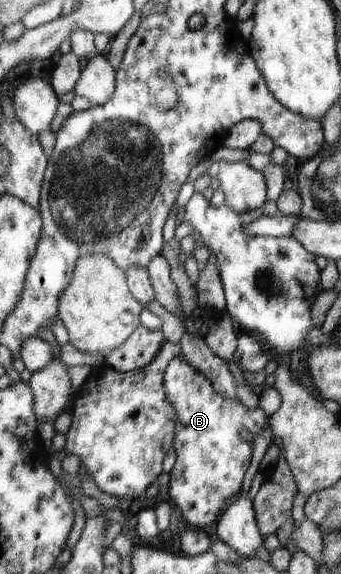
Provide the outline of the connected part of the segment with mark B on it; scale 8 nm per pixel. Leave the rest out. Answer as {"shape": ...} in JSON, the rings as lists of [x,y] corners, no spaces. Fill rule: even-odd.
{"shape":[[[182,355],[173,358],[167,366],[163,386],[175,411],[176,463],[169,472],[169,498],[179,506],[186,524],[212,531],[218,516],[240,494],[243,476],[251,464],[253,441],[241,438],[241,431],[247,430],[256,438],[269,417],[260,405],[249,408],[238,398],[230,399],[218,393],[212,382],[185,362]]]}

